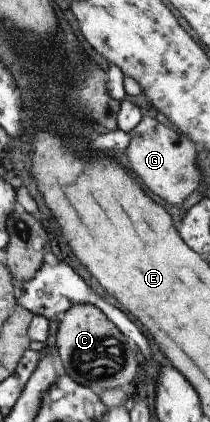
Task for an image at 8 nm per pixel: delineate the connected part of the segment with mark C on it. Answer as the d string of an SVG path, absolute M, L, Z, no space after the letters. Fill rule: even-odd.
M74 305L60 316L56 334L56 350L65 368L65 374L74 382L93 390L97 395L102 391L115 389L134 380L138 374L138 359L132 352L128 338L104 316L94 305Z

